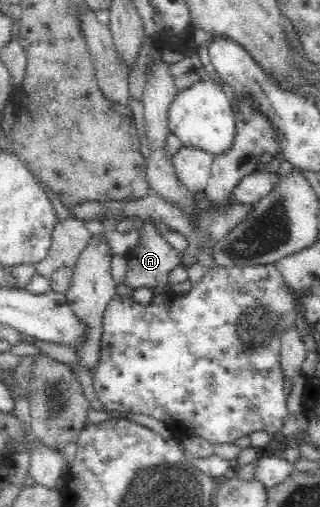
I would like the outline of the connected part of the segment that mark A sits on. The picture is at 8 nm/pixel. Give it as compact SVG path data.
M146 220L139 230L137 245L125 254L128 264L123 283L131 289L167 285L171 270L181 265L180 253L159 234L155 223Z

